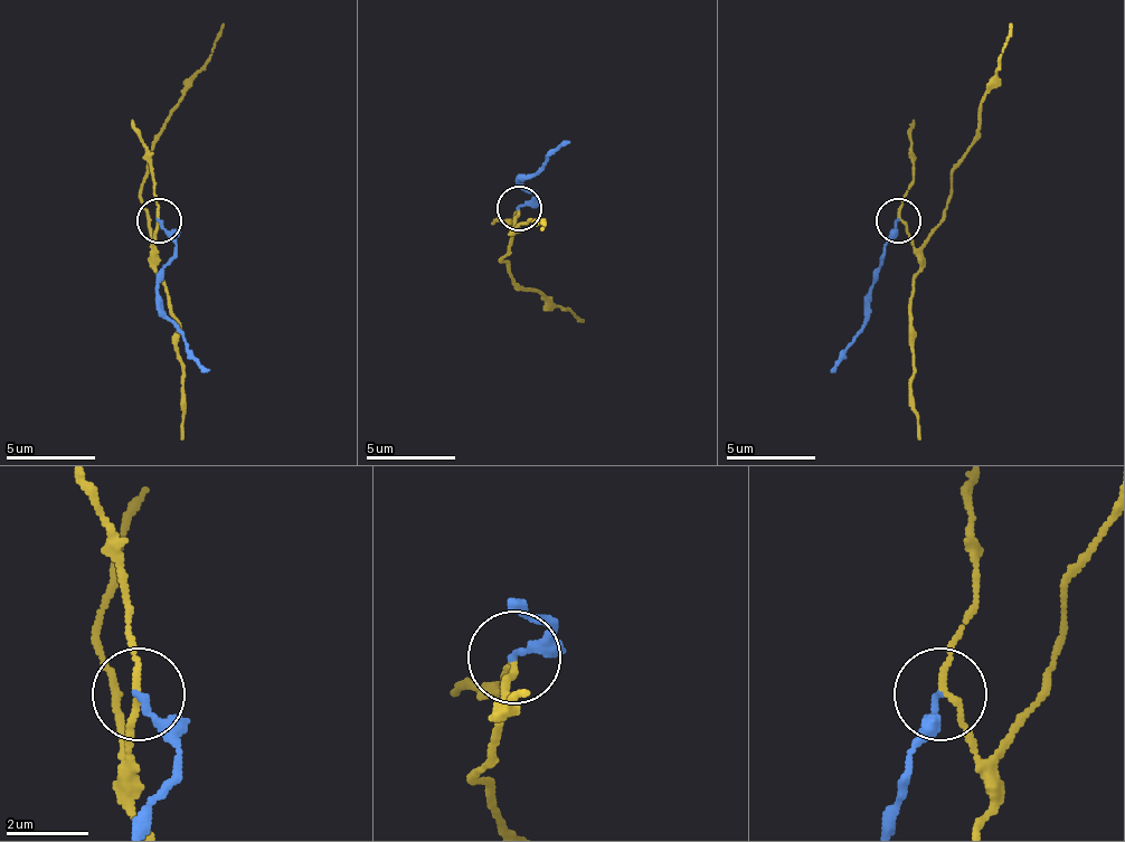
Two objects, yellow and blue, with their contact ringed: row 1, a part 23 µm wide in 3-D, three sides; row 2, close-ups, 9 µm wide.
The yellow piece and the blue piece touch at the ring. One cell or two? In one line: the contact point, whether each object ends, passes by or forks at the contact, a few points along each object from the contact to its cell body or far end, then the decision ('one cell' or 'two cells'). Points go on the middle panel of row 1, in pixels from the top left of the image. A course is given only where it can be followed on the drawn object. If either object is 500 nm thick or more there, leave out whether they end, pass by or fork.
place (519, 208); yellow passes by; blue ends; course yellow (518, 207), (513, 229), (500, 261), (504, 261), (522, 287), (585, 323); course blue (518, 207), (536, 194), (518, 180), (572, 140); two cells

